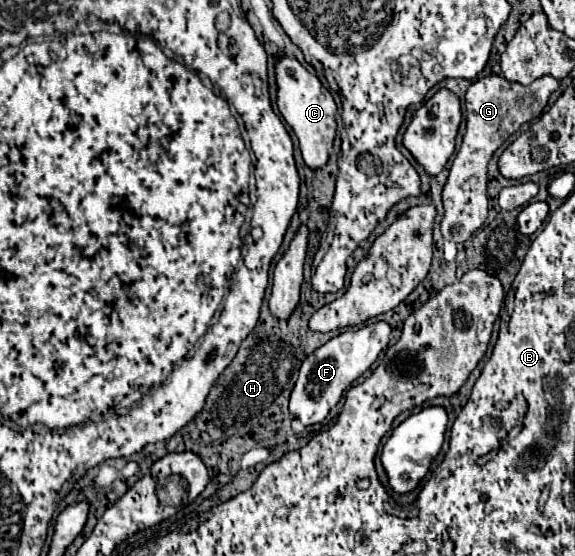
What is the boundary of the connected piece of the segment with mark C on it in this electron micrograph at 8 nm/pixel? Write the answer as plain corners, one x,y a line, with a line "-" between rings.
282,57
276,65
276,83
278,83
278,109
286,123
292,127
298,137
304,163
310,169
322,169
328,163
328,155
336,137
336,103
330,91
308,73
294,57

